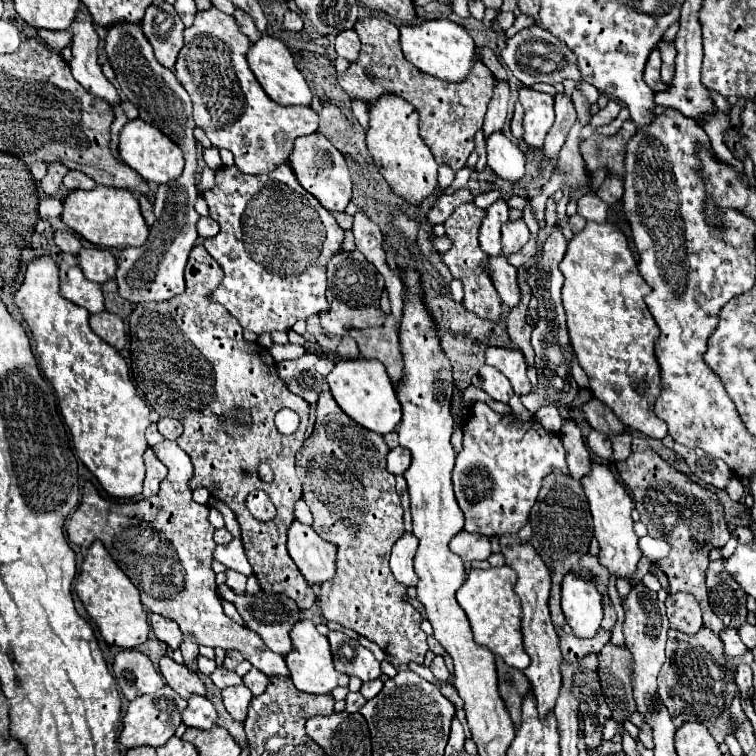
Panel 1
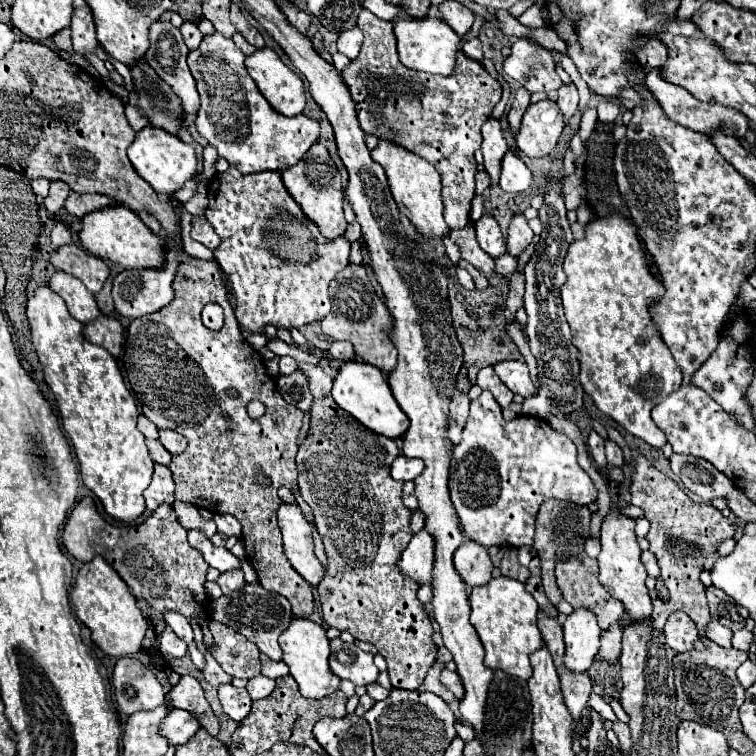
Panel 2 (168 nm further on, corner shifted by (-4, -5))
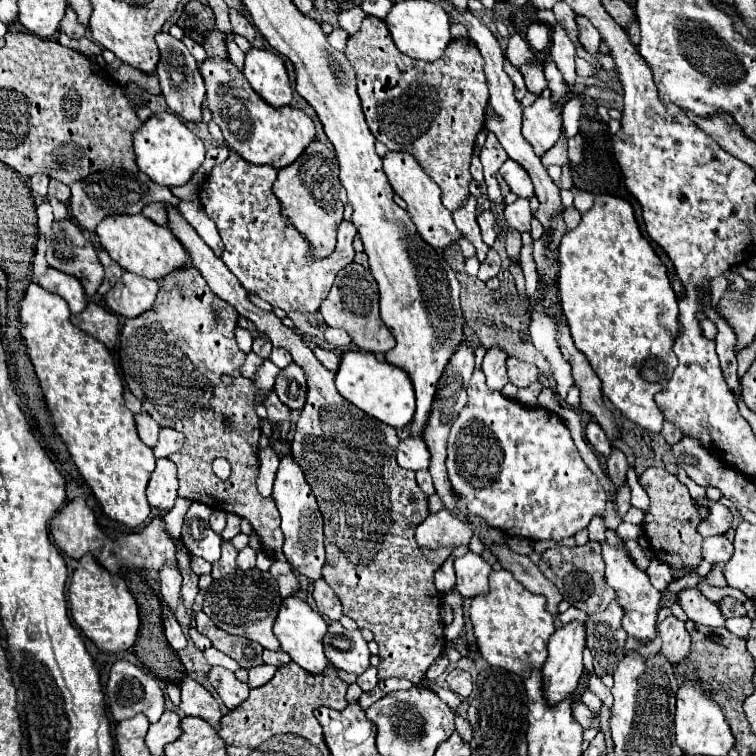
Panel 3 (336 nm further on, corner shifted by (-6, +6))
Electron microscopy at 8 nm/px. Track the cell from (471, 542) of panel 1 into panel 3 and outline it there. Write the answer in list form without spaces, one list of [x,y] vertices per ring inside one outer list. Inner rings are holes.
[[[468,551],[454,561],[456,569],[456,589],[462,597],[476,597],[488,591],[488,575],[492,567],[482,559],[482,555]]]

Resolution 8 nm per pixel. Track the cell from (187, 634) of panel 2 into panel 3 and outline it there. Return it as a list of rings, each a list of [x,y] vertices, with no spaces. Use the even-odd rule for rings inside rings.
[[[162,569],[160,571],[160,587],[162,587],[162,597],[168,603],[170,611],[176,613],[180,605],[180,587],[182,587],[182,575],[176,569]]]

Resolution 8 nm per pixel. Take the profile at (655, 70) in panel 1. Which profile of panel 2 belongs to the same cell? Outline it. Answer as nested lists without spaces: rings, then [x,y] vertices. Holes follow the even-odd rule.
[[[648,68],[646,70],[646,84],[650,88],[650,92],[654,94],[654,98],[662,104],[664,112],[668,114],[668,118],[672,118],[674,122],[694,130],[694,132],[702,132],[706,136],[712,136],[716,130],[724,132],[726,136],[734,136],[738,140],[744,140],[746,136],[746,130],[748,130],[748,120],[746,116],[742,116],[740,112],[732,110],[732,108],[726,108],[722,104],[710,104],[710,102],[700,102],[696,100],[690,92],[686,92],[684,88],[680,86],[674,86],[674,84],[668,84],[666,80],[662,80],[660,76],[660,70],[658,68]]]

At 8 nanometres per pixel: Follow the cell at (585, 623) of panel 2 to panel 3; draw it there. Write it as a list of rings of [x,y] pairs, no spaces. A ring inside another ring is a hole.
[[[570,621],[556,629],[548,643],[548,659],[542,665],[548,703],[558,703],[572,695],[584,671],[582,653],[586,649],[584,621]]]

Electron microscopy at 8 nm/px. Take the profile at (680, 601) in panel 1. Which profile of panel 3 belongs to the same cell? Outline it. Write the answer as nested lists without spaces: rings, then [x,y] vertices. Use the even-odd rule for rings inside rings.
[[[668,615],[660,625],[660,635],[662,635],[662,653],[668,657],[670,663],[682,661],[690,653],[690,633],[684,627],[686,623],[676,619],[674,615]]]

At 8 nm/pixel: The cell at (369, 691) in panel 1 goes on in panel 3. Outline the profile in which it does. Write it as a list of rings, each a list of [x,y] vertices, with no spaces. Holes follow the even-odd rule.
[[[380,679],[378,681],[378,687],[384,691],[384,693],[390,693],[390,691],[400,691],[400,689],[410,689],[414,687],[412,681],[408,679]]]

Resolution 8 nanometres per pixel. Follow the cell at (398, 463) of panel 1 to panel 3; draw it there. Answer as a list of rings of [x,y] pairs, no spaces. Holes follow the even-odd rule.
[[[408,437],[398,445],[398,465],[402,469],[428,469],[430,467],[430,451],[424,441],[416,437]]]

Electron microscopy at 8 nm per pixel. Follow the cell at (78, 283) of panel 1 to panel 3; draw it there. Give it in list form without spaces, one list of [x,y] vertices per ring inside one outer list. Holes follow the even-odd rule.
[[[48,267],[46,273],[38,277],[38,283],[44,289],[48,289],[52,293],[58,293],[60,297],[64,297],[66,303],[68,303],[68,307],[70,307],[70,311],[72,311],[72,315],[82,313],[84,307],[88,305],[88,297],[84,293],[80,281],[74,275],[68,275],[68,273],[62,273],[58,269]]]

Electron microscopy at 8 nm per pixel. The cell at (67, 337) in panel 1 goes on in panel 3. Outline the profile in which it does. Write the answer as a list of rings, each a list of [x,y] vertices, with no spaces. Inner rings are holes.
[[[36,279],[22,299],[20,325],[56,431],[66,443],[80,475],[110,519],[138,527],[152,511],[146,501],[146,483],[156,457],[138,437],[134,413],[124,405],[124,383],[114,357],[104,343],[74,327],[68,303],[40,287]]]

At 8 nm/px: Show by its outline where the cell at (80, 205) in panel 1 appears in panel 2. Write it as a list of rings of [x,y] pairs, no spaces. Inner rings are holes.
[[[104,208],[98,212],[90,212],[86,214],[86,218],[82,218],[82,230],[80,230],[80,242],[82,246],[102,258],[102,260],[110,260],[114,264],[118,264],[122,270],[142,270],[142,268],[162,268],[164,264],[164,242],[160,236],[156,236],[140,218],[136,212],[132,212],[130,208]]]

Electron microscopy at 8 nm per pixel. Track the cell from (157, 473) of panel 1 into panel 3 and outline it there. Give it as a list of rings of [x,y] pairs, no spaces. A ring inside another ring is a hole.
[[[156,459],[156,469],[148,481],[148,503],[158,511],[170,511],[178,497],[176,465],[170,459]]]

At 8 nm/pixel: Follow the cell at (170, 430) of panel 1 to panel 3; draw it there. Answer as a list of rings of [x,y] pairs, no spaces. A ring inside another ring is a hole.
[[[162,427],[160,429],[160,439],[154,447],[154,455],[156,457],[170,457],[172,453],[180,451],[184,445],[184,433],[170,429],[170,427]]]

